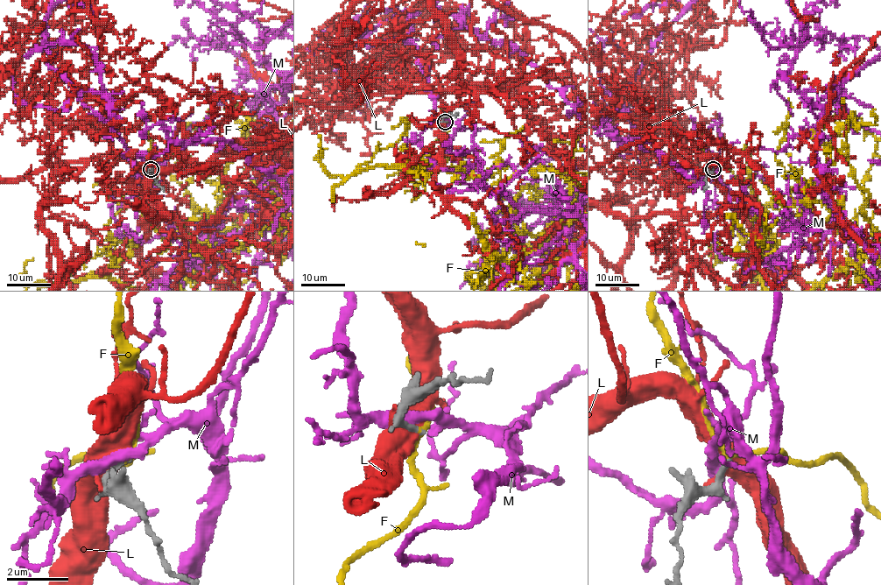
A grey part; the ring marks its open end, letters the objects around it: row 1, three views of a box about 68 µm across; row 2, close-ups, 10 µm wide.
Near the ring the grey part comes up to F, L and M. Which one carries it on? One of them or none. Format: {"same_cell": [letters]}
{"same_cell": ["F"]}

